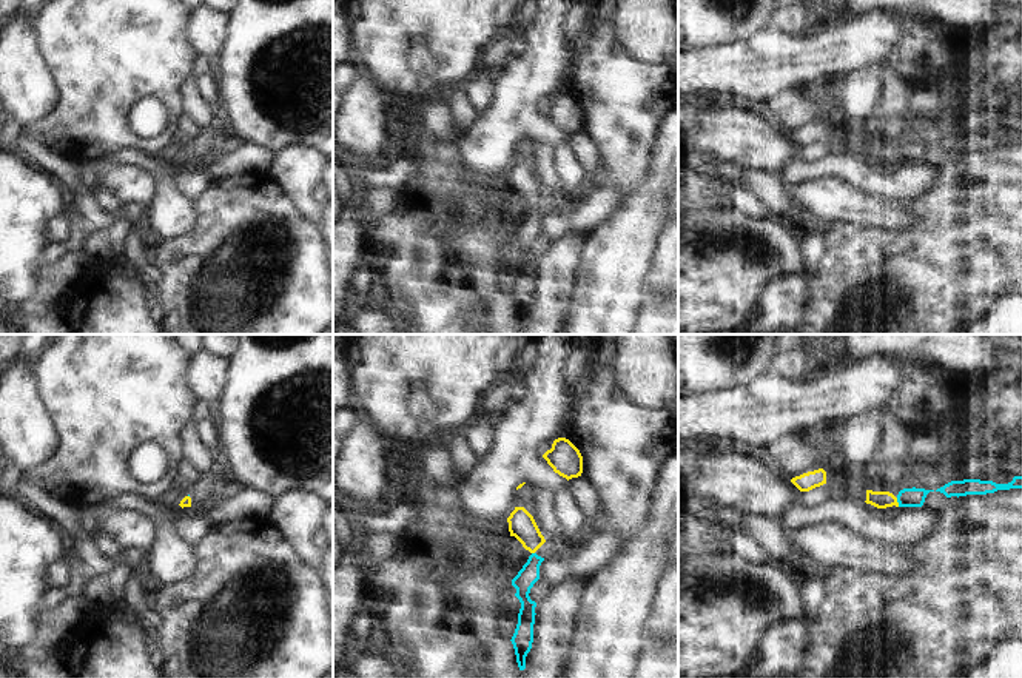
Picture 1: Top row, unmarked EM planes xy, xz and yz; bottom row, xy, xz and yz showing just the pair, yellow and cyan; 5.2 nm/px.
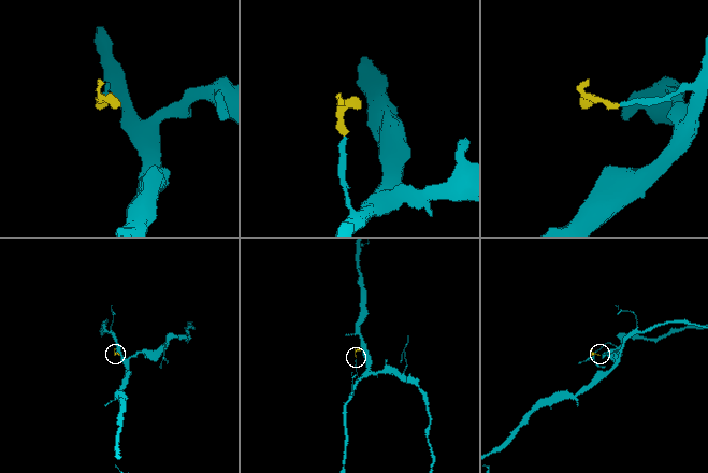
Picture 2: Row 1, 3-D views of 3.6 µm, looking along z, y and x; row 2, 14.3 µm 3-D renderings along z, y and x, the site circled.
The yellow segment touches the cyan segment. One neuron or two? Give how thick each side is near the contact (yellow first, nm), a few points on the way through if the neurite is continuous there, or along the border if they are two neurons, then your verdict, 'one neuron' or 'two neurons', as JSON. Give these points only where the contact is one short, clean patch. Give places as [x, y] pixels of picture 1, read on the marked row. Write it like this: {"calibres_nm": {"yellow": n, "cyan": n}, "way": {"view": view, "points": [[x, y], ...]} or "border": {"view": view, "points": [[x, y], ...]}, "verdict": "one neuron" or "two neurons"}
{"calibres_nm": {"yellow": 90, "cyan": 100}, "way": {"view": "yz", "points": [[880, 500], [897, 503], [913, 496]]}, "verdict": "one neuron"}

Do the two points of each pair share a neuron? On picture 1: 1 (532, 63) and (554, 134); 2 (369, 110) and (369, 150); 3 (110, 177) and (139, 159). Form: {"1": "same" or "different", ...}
{"1": "same", "2": "same", "3": "different"}

